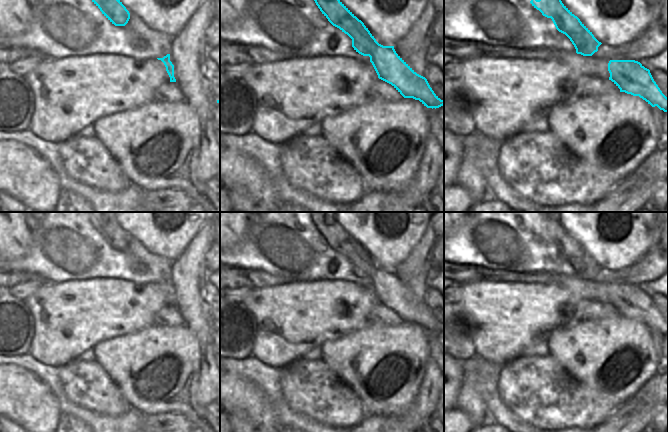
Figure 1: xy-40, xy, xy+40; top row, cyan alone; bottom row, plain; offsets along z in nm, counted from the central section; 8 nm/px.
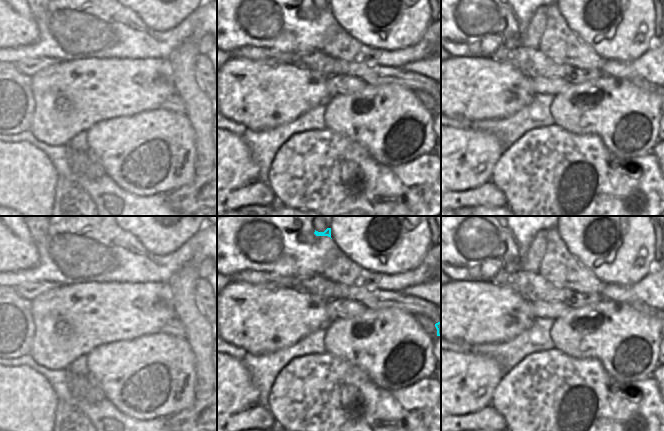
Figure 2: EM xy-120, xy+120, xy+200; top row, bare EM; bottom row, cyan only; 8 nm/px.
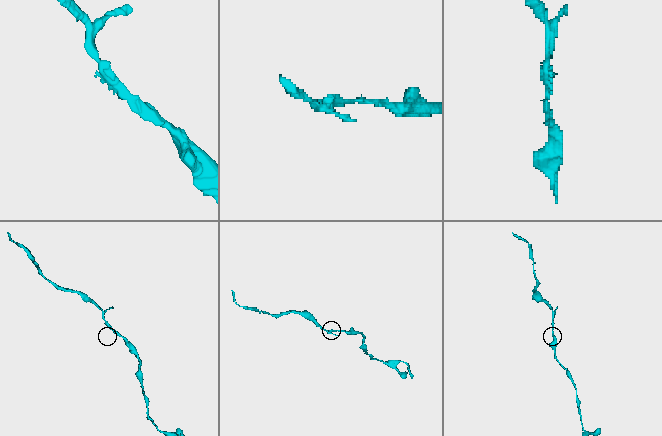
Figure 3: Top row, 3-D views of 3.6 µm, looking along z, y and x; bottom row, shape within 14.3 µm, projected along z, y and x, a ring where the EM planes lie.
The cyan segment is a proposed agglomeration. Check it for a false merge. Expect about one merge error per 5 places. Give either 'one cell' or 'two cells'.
one cell

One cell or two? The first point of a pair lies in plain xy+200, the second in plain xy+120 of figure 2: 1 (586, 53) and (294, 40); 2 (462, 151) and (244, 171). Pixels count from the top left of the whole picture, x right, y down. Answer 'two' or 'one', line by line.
1: two
2: one

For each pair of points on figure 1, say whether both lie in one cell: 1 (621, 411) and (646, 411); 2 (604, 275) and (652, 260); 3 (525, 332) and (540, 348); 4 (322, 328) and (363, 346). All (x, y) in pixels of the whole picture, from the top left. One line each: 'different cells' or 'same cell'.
1: same cell
2: same cell
3: different cells
4: different cells

